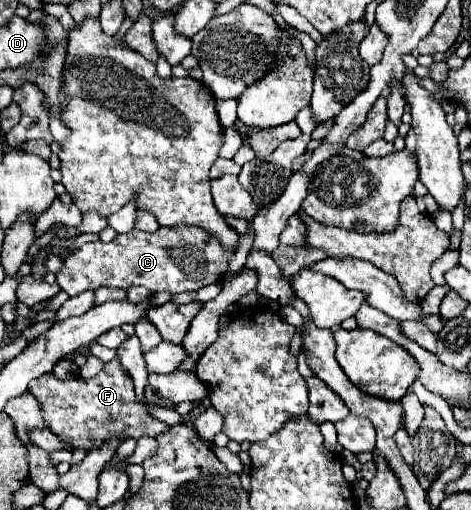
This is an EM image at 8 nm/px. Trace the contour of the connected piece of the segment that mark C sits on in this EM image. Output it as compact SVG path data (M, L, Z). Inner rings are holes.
M196 225L160 227L154 233L132 229L130 233L118 235L114 241L92 241L84 243L76 253L68 255L62 269L56 275L56 283L70 295L76 297L84 291L98 287L128 289L142 285L154 293L180 293L198 291L210 283L220 283L228 271L232 251L224 251L218 237Z

